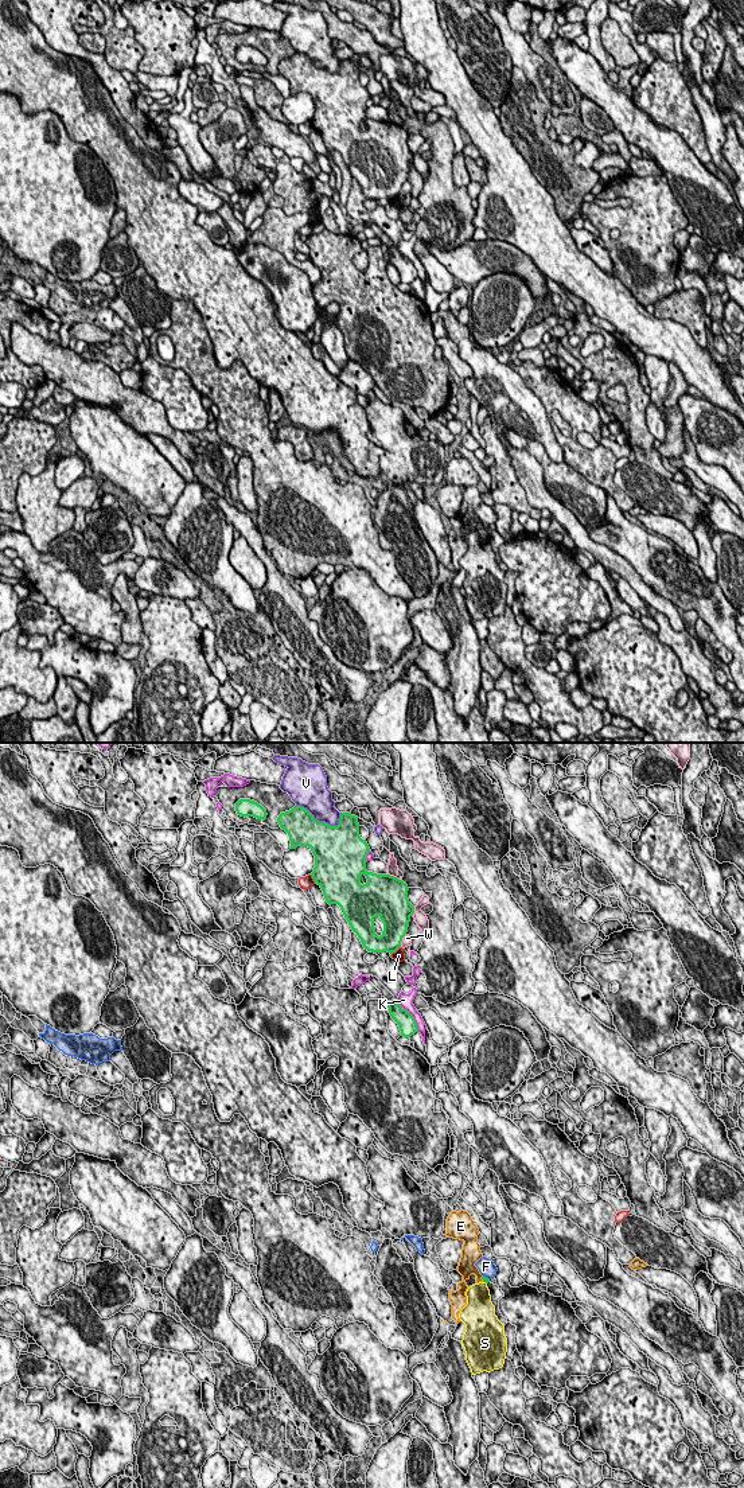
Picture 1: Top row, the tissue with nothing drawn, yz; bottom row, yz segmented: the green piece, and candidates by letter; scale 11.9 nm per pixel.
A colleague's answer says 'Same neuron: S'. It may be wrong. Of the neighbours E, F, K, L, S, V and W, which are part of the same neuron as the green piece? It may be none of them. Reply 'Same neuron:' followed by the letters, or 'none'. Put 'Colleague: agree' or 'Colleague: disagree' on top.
Colleague: disagree
Same neuron: none

